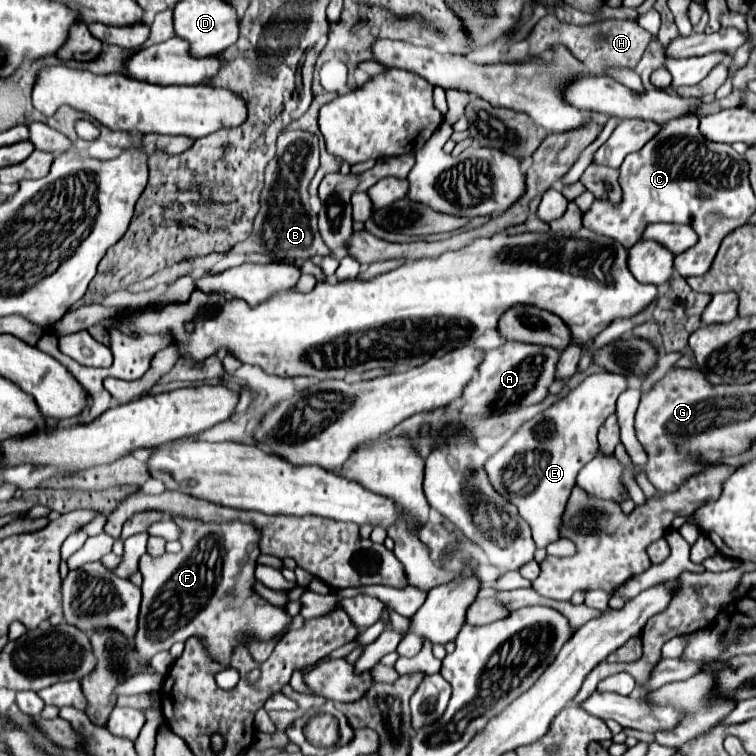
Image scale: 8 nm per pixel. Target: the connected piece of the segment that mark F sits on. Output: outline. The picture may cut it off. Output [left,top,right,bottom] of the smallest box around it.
[133,515,291,667]

